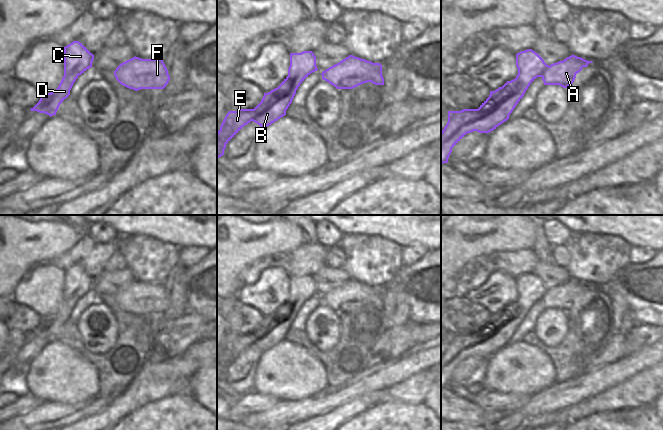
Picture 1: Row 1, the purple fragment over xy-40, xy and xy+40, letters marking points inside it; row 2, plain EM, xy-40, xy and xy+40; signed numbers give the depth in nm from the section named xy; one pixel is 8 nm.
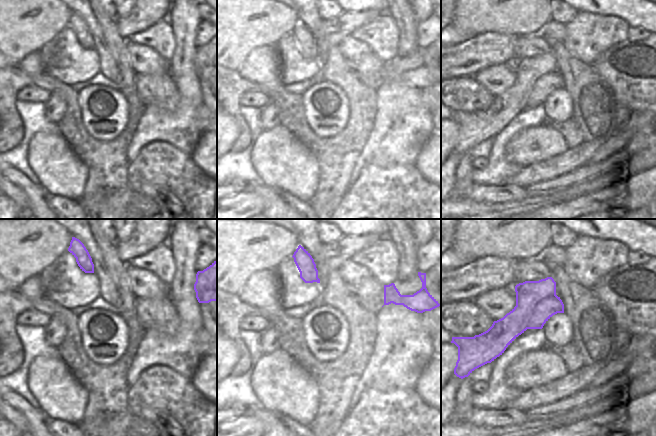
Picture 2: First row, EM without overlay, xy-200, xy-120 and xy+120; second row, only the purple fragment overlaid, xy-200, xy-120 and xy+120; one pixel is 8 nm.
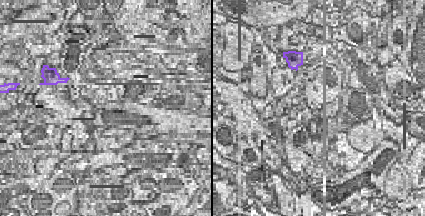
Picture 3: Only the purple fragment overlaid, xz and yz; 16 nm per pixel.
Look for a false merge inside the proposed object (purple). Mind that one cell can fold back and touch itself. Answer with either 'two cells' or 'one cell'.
two cells

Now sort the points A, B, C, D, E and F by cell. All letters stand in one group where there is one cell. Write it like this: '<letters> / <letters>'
A F / B C D E

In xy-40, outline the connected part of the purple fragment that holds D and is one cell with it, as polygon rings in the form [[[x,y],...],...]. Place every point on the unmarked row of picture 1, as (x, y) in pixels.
[[[79,265],[64,271],[64,300],[58,312],[51,317],[42,317],[39,328],[31,335],[56,339],[60,328],[70,319],[70,314],[79,299],[92,291],[94,279]]]

